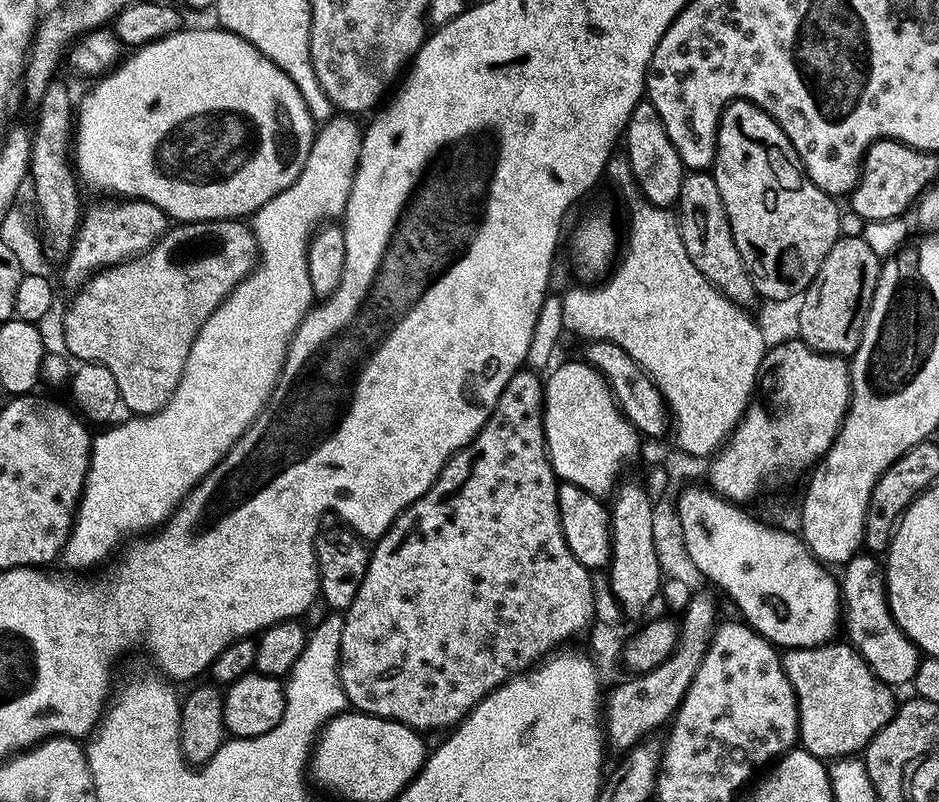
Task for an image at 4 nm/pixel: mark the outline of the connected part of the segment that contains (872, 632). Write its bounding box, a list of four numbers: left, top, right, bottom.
[839,554,922,686]

